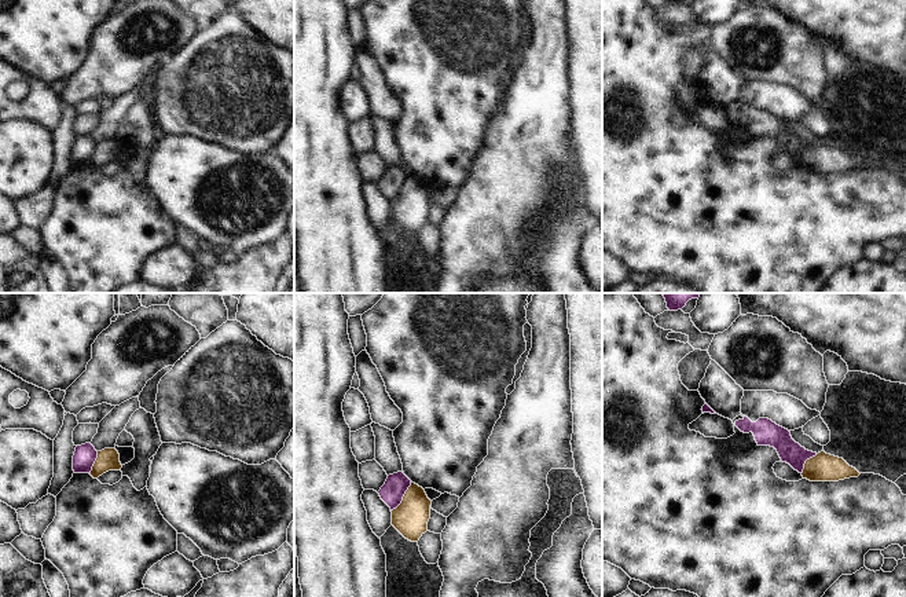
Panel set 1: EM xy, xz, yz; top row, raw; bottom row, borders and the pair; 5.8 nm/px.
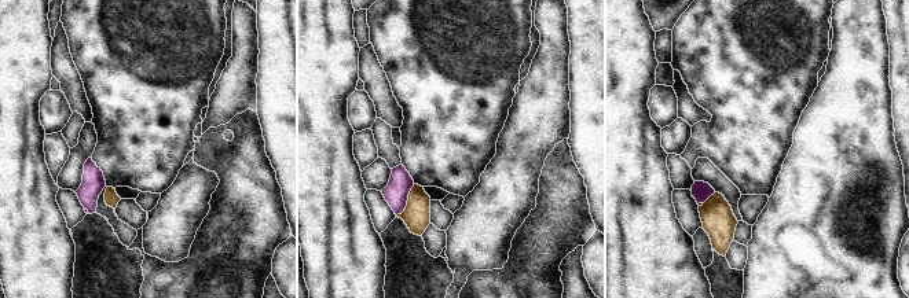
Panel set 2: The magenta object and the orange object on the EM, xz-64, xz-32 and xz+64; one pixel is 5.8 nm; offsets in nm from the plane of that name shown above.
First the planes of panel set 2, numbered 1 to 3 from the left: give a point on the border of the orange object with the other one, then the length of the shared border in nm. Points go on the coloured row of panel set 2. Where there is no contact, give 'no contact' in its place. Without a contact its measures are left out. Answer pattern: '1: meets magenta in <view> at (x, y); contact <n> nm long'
1: no contact
2: meets magenta in xz-32 at (407, 199); contact 220 nm long
3: meets magenta in xz+64 at (708, 197); contact 100 nm long

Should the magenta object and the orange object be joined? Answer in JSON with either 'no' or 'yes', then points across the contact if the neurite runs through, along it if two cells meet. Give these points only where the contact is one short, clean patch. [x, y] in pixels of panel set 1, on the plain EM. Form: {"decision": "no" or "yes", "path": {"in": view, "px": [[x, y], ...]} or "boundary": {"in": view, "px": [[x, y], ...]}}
{"decision": "no", "boundary": {"in": "xz", "px": [[411, 175], [403, 191], [391, 202]]}}

